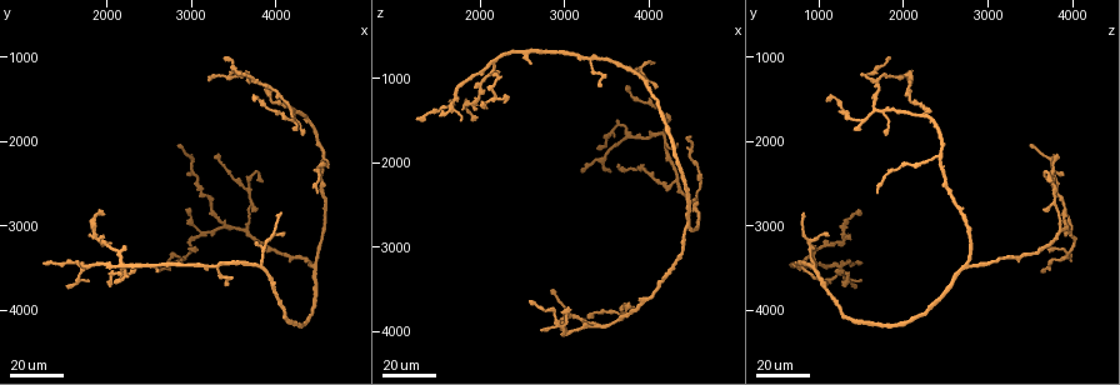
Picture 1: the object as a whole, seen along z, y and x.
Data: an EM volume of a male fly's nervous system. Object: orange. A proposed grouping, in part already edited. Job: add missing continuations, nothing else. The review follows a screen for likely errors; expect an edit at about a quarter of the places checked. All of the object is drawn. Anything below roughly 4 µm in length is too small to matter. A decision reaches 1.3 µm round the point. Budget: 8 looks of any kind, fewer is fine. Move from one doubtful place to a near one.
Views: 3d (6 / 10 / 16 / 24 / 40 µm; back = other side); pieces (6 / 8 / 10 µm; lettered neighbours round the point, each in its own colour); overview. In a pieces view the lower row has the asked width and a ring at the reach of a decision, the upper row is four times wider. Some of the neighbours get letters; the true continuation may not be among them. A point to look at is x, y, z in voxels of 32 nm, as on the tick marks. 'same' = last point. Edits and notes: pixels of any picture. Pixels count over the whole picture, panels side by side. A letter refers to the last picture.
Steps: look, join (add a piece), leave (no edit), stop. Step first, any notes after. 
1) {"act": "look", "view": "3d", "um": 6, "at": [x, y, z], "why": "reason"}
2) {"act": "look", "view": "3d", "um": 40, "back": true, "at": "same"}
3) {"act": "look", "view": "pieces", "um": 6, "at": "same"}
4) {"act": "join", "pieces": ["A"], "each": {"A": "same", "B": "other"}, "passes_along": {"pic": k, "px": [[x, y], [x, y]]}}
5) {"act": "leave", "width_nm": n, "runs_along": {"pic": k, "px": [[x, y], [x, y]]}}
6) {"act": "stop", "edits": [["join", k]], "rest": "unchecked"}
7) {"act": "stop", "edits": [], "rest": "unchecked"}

{"act": "look", "view": "3d", "um": 24, "at": [2600, 3550, 850], "why": "an open end"}

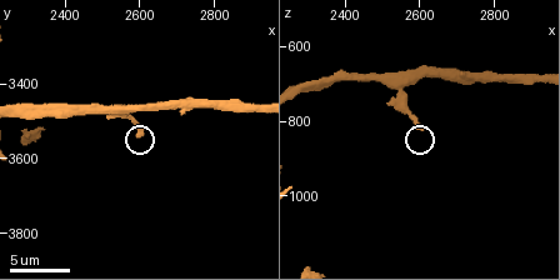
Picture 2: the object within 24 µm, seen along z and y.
{"act": "look", "view": "pieces", "um": 6, "at": [2600, 3530, 820]}

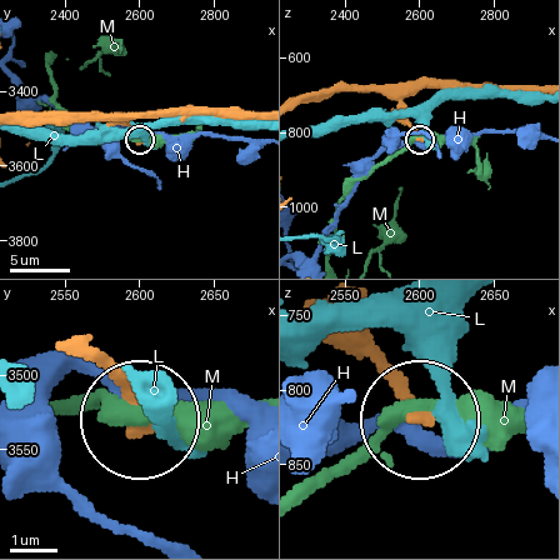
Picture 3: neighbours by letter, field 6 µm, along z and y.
{"act": "leave", "each": {"H": "other", "L": "other", "M": "other"}, "found": "no lettered piece goes on from it"}

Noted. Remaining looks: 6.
{"act": "look", "view": "3d", "um": 40, "at": [4550, 2600, 1650], "why": "thin end"}

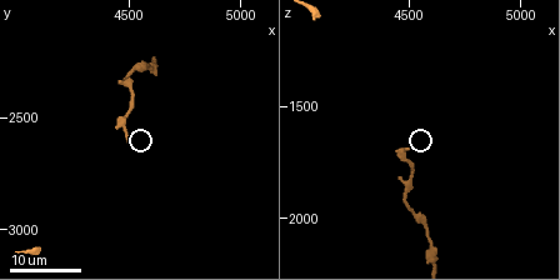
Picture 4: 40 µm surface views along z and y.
{"act": "look", "view": "pieces", "um": 6, "at": [4490, 2610, 1700]}

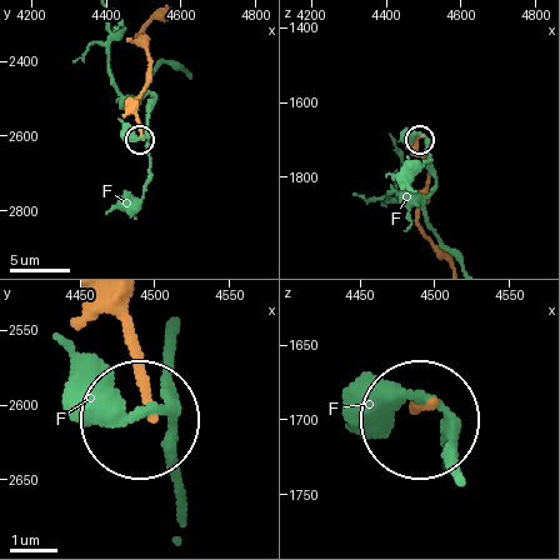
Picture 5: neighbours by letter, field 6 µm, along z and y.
{"act": "leave", "each": {"F": "other"}, "found": "no lettered piece goes on from it"}

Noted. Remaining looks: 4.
{"act": "look", "view": "3d", "um": 24, "at": [4100, 2850, 850], "why": "thin end"}

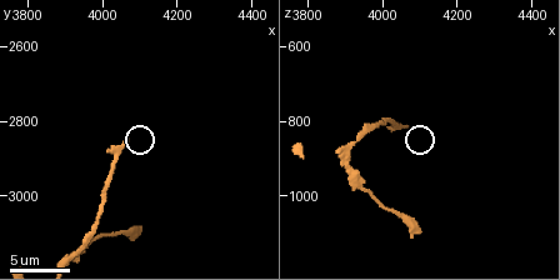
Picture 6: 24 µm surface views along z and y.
{"act": "look", "view": "pieces", "um": 10, "at": [4060, 2850, 810], "why": "see the neighbours"}

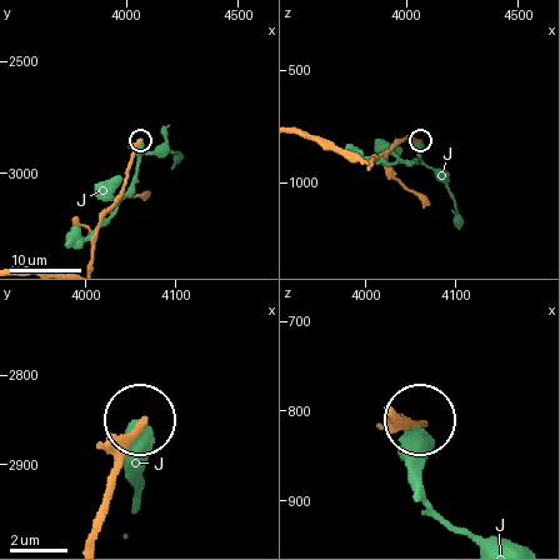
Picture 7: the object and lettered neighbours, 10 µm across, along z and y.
{"act": "leave", "each": {"J": "other"}, "found": "no lettered piece goes on from it"}

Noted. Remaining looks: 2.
{"act": "stop", "edits": [], "rest": "unchecked"}

